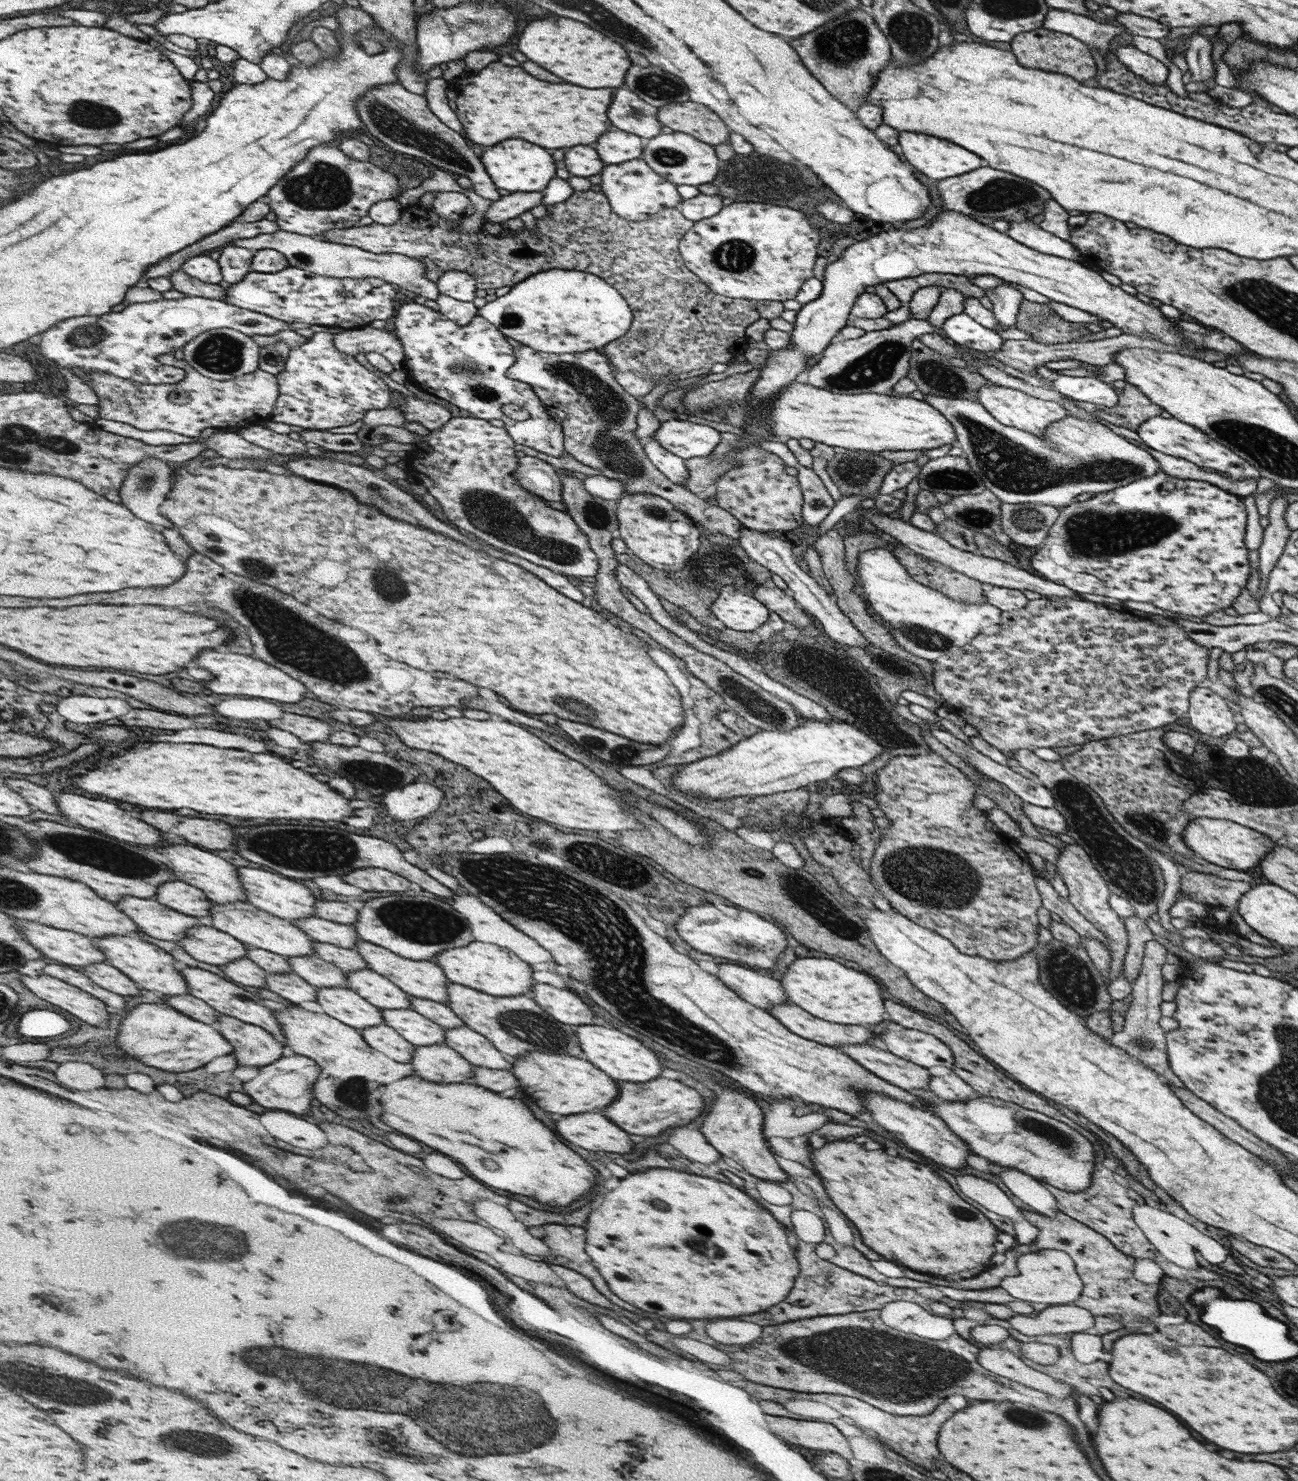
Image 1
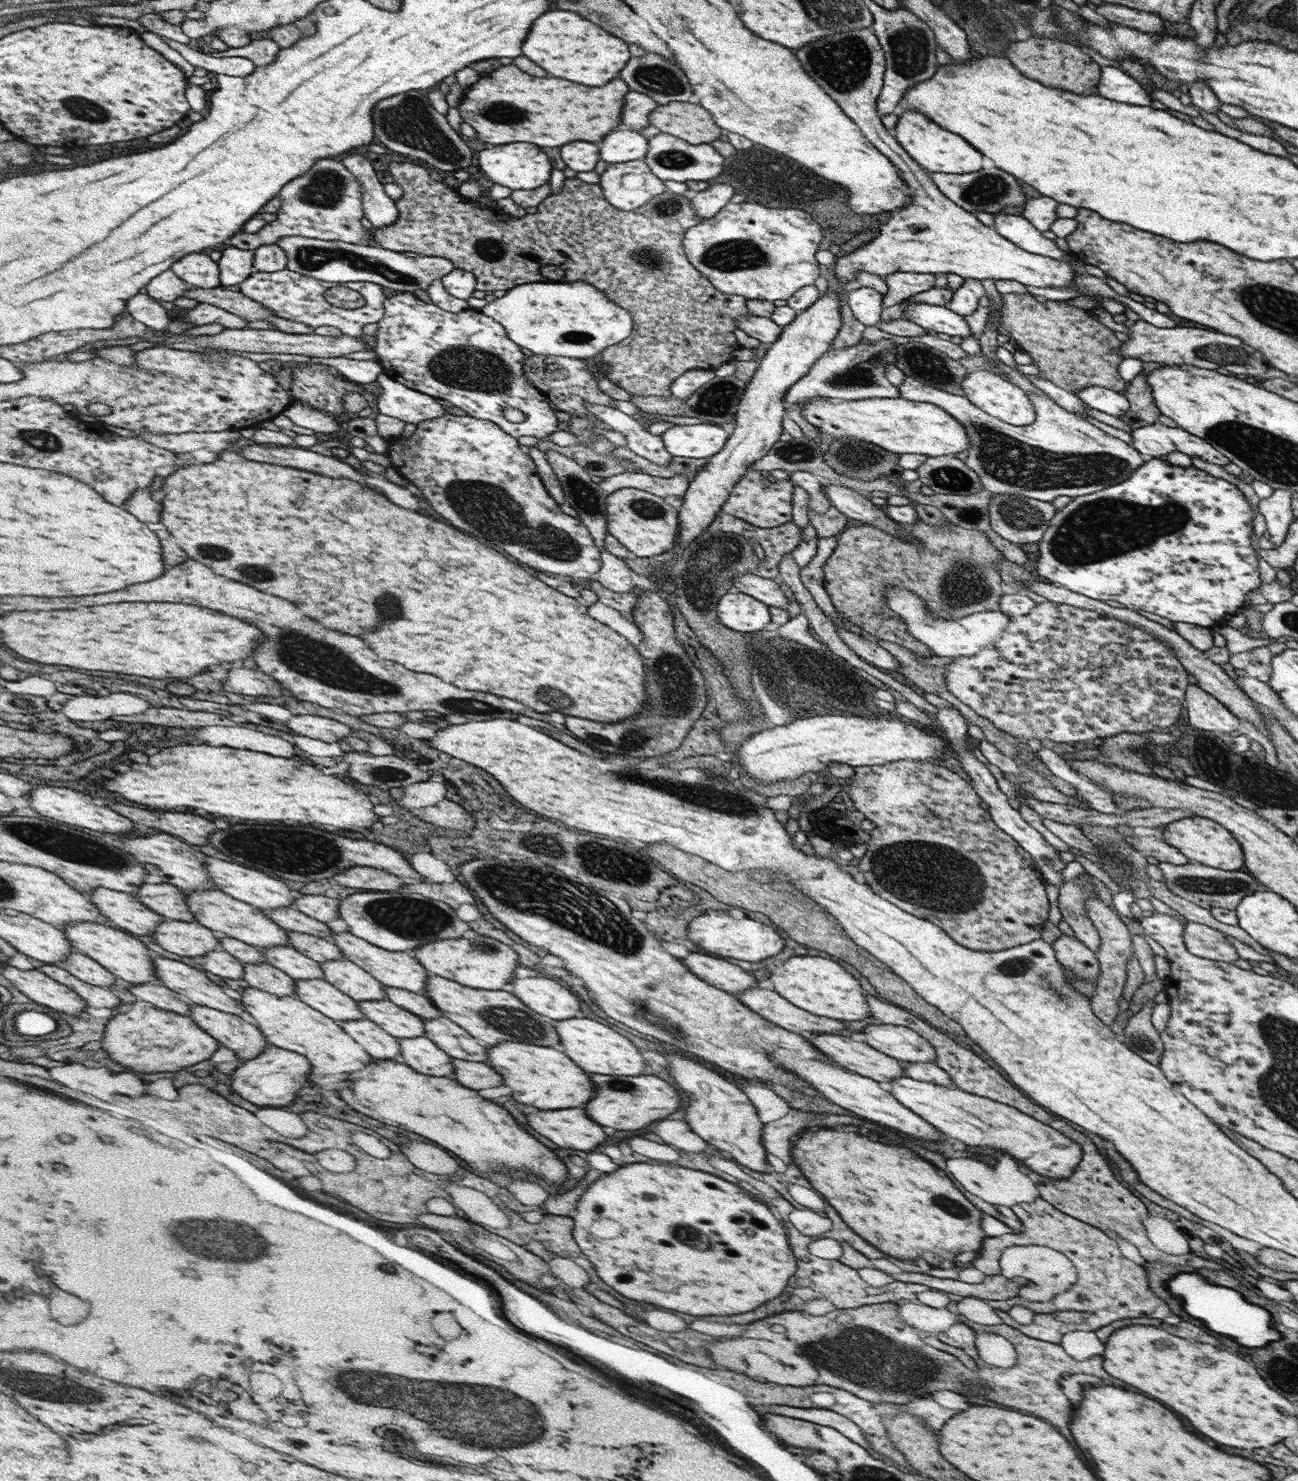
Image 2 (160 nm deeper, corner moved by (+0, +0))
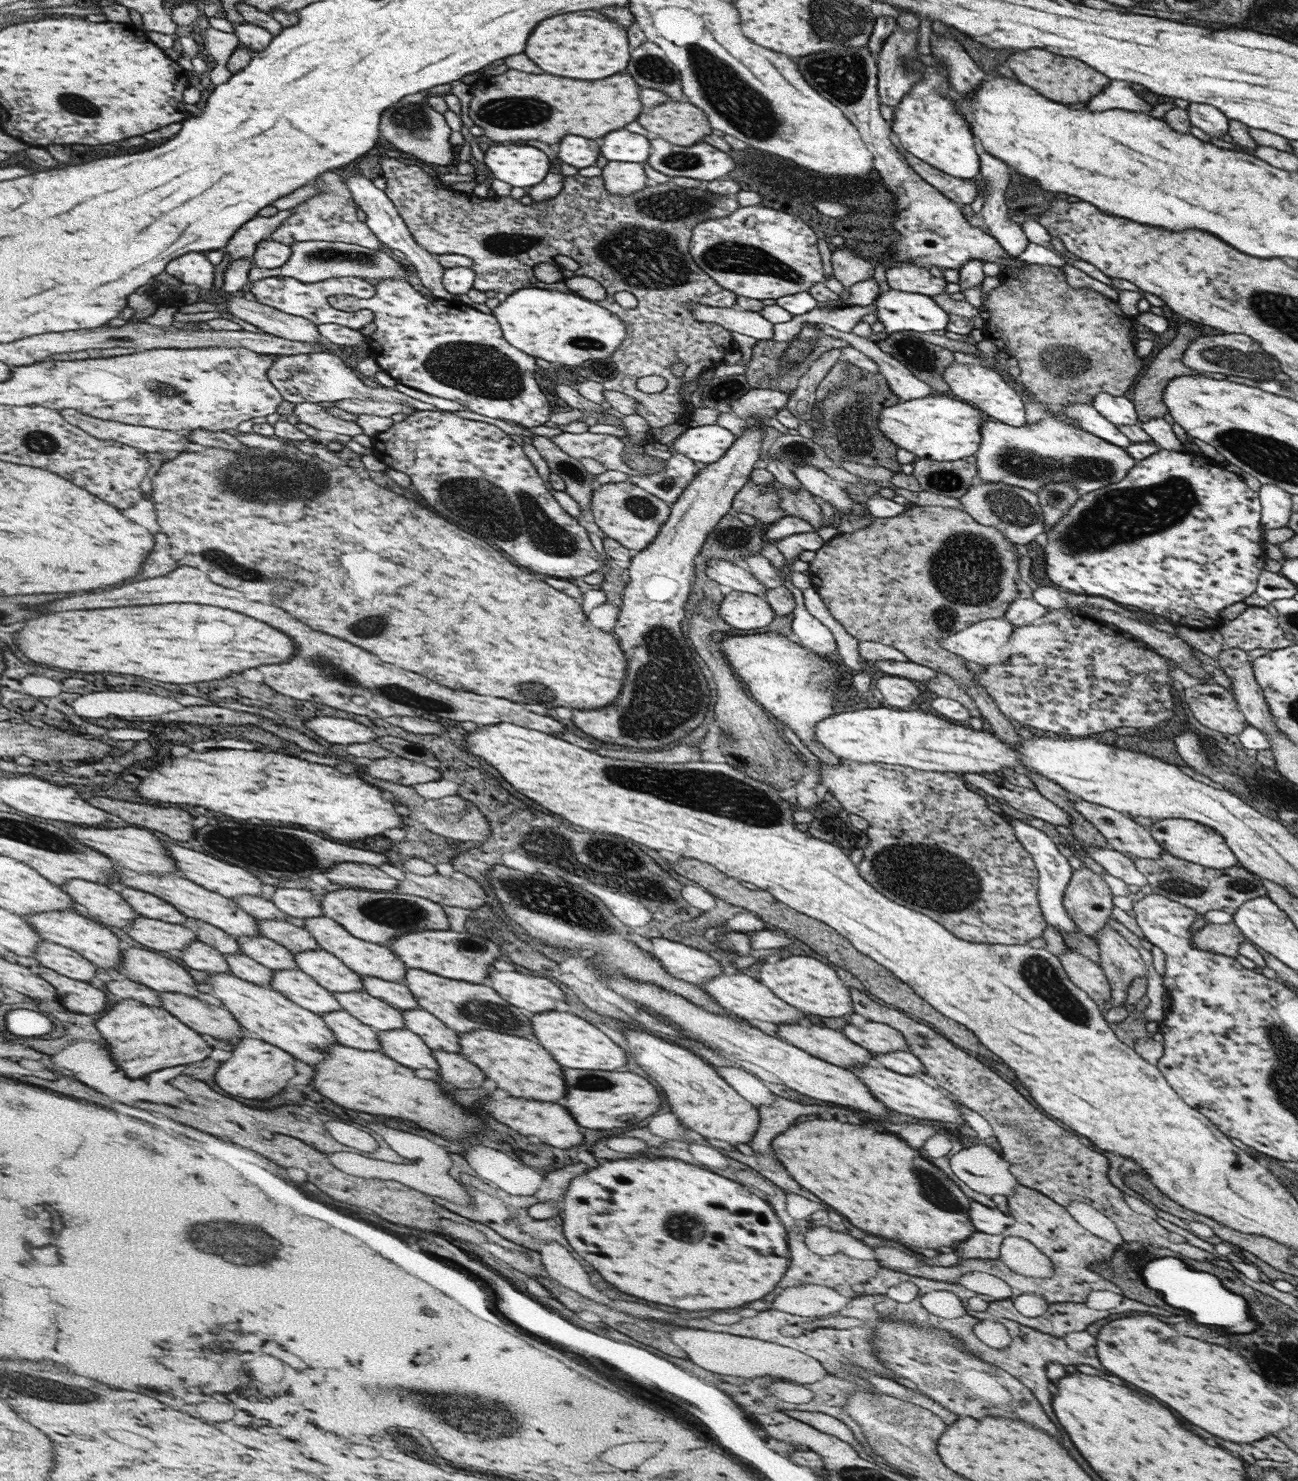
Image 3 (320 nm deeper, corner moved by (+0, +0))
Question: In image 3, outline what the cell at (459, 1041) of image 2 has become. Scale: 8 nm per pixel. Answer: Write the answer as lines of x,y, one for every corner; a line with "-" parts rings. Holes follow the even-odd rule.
424,1009
403,1010
406,1028
417,1034
430,1048
459,1053
459,1033

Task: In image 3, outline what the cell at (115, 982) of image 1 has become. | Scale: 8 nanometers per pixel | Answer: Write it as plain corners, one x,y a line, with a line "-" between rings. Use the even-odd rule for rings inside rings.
53,941
40,944
35,958
40,964
51,970
56,970
64,976
84,982
94,980
100,970
97,964
88,960
83,954

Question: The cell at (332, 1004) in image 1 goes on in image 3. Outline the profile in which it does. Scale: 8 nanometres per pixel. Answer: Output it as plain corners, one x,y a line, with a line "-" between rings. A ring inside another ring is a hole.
276,970
273,972
269,988
280,991
286,998
300,1007
323,1015
340,1010
342,1005
334,993
320,986
311,975
300,970

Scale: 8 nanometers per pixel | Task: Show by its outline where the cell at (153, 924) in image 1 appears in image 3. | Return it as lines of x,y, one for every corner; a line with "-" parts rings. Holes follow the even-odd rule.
75,878
61,887
74,897
78,904
88,908
90,916
100,923
126,930
141,914
123,897
120,889
88,879

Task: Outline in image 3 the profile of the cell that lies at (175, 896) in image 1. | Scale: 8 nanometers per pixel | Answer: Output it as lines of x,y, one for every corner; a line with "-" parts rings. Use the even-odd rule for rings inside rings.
130,887
119,888
123,897
132,903
132,906
142,917
162,920
172,924
183,925
187,918
182,911
176,910
171,903
166,902
158,895
148,894
143,890

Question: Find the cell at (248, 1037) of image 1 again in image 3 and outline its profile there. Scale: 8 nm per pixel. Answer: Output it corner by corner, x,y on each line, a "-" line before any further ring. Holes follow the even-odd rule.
173,992
159,993
162,1007
170,1011
180,1022
187,1023
192,1030
209,1034
220,1040
236,1044
244,1029
228,1009
207,1004
198,997

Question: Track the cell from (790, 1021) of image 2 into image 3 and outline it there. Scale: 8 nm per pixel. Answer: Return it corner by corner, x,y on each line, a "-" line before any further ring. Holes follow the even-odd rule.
720,973
718,976
712,977
710,980
701,982
698,985
716,1000
716,1003
722,1009
728,1010
731,1014
735,1014
735,1016
745,1020
763,1020
764,1022
772,1022
772,1024
777,1025
782,1023
805,1023
808,1021
808,1018
805,1018
806,1013
794,1006
790,1006
790,1004
778,998
760,981
746,974

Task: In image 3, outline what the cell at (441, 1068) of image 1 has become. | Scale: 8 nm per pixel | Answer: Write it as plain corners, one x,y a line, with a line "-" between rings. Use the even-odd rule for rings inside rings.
406,1027
389,1031
377,1031
381,1051
396,1062
414,1070
418,1068
430,1068
439,1070
430,1048
417,1034

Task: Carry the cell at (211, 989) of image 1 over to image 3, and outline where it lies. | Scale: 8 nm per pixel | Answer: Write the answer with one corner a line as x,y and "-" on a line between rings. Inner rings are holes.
127,946
119,972
158,993
173,992
198,997
198,984
190,978
190,973
157,952

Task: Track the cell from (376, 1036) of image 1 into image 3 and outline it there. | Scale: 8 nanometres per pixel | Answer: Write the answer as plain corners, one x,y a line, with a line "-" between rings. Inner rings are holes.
342,1009
320,1015
332,1029
339,1044
358,1050
381,1051
377,1031

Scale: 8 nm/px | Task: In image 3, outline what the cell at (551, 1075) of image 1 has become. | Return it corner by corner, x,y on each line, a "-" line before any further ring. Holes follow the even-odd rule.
471,1030
459,1033
459,1053
494,1080
498,1088
516,1098
536,1098
542,1102
556,1102
566,1096
566,1082
558,1062
536,1040
497,1033
493,1030

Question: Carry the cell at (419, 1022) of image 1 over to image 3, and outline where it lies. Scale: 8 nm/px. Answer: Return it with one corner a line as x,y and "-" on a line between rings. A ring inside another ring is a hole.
364,990
337,992
334,995
344,1011
355,1015
360,1022
367,1023
376,1031
403,1029
406,1026
402,1011
383,1002
383,999
374,998

